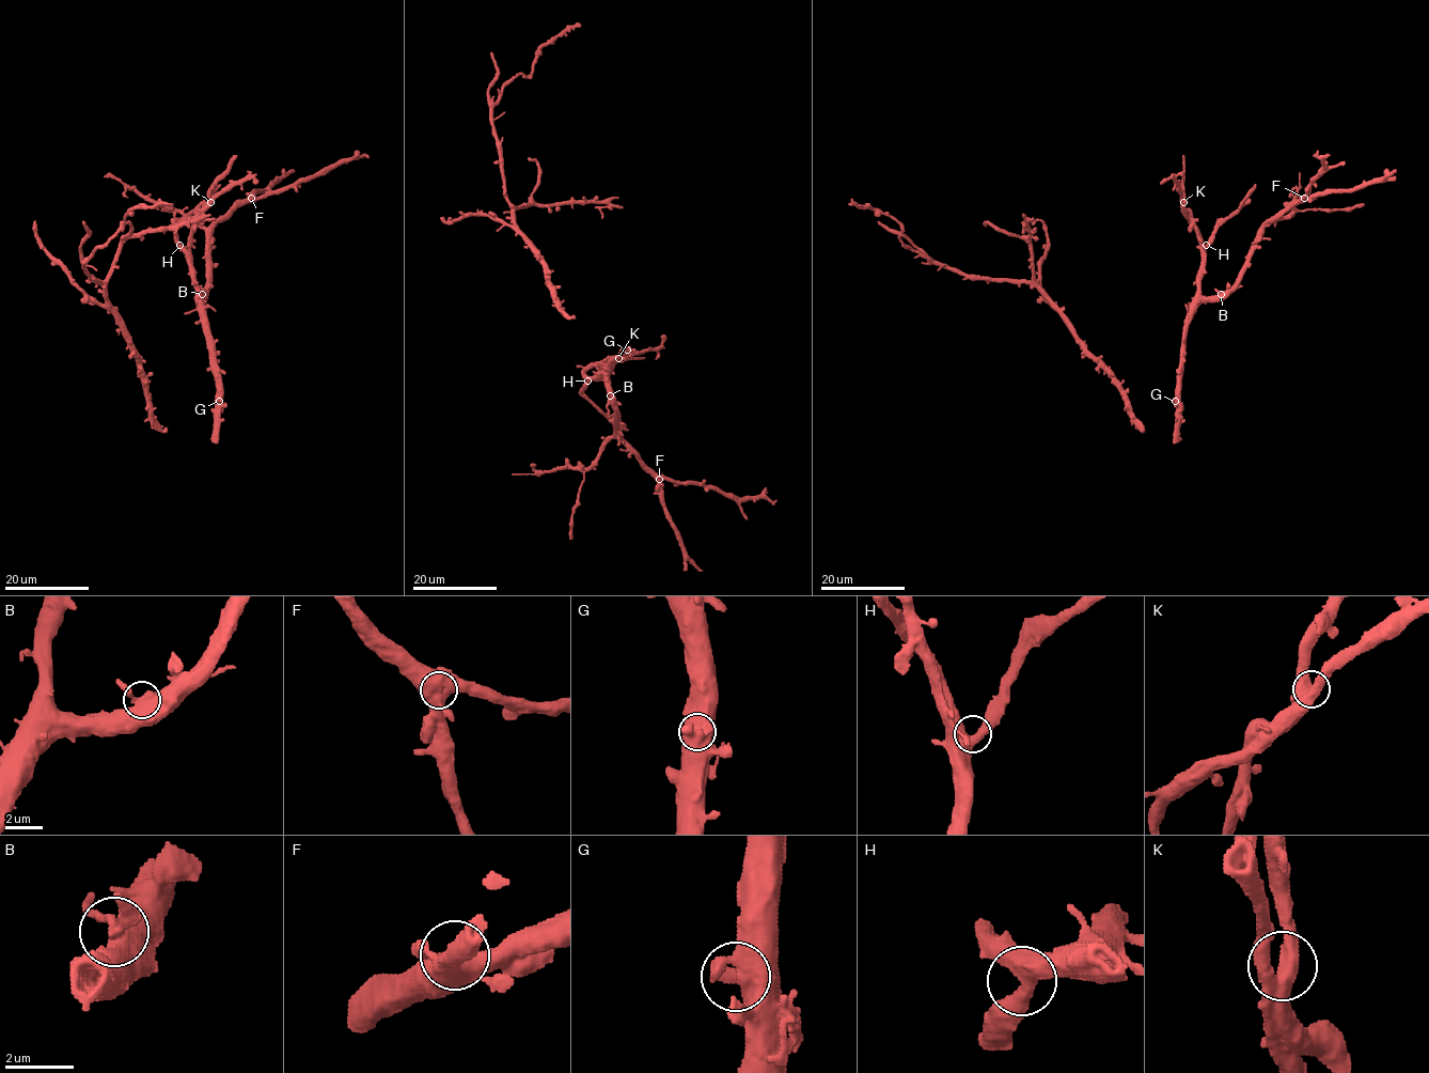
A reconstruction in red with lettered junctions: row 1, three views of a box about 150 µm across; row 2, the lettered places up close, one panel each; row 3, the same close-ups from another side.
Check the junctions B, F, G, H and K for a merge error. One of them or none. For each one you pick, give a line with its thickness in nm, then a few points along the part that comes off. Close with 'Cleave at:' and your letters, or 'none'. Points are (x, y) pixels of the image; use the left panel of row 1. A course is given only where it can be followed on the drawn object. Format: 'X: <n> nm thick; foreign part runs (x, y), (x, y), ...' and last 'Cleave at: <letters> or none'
B: 550 nm thick
Cleave at: B

